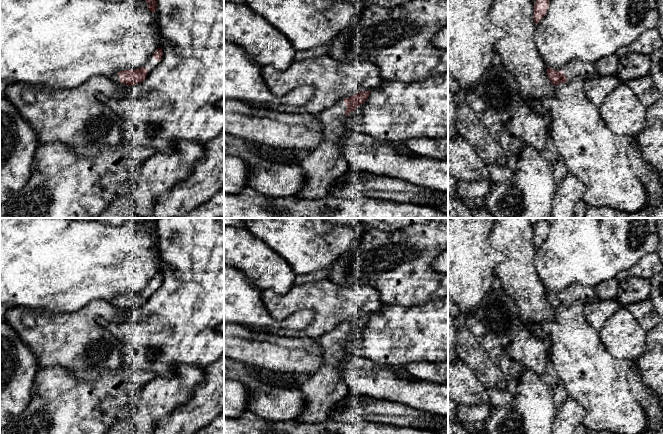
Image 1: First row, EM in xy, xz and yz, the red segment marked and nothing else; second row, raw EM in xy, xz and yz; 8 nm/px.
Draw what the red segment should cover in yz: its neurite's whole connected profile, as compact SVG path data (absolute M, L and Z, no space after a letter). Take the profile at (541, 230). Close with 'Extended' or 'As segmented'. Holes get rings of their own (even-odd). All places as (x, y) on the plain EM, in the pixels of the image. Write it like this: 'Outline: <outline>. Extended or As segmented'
Outline: M540 219L540 221L535 226L533 242L536 248L538 248L545 240L549 232L549 226L550 225L543 219Z. As segmented

